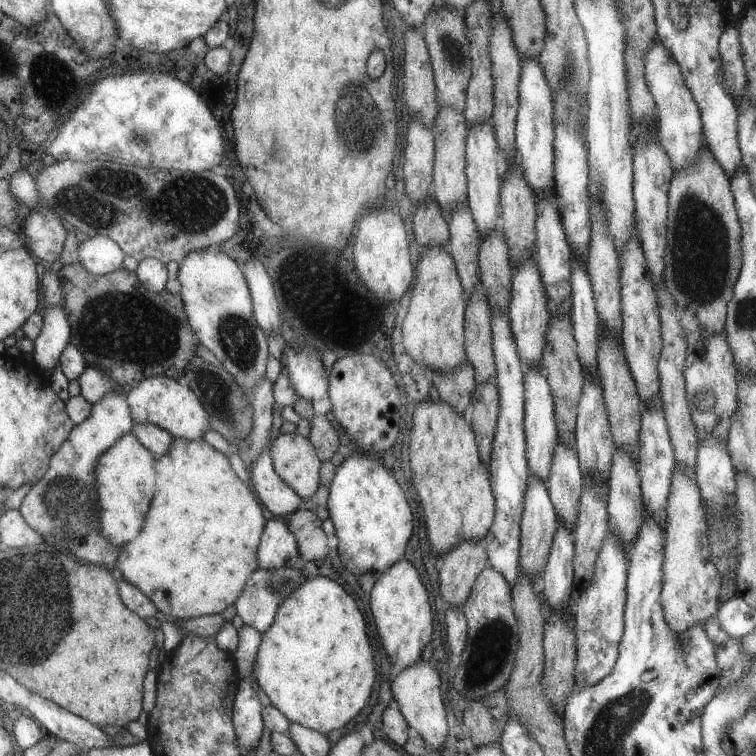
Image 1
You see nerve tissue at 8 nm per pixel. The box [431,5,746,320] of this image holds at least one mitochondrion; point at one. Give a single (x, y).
(700, 240)

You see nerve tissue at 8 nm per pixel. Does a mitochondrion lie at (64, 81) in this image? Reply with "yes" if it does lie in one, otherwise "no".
no

